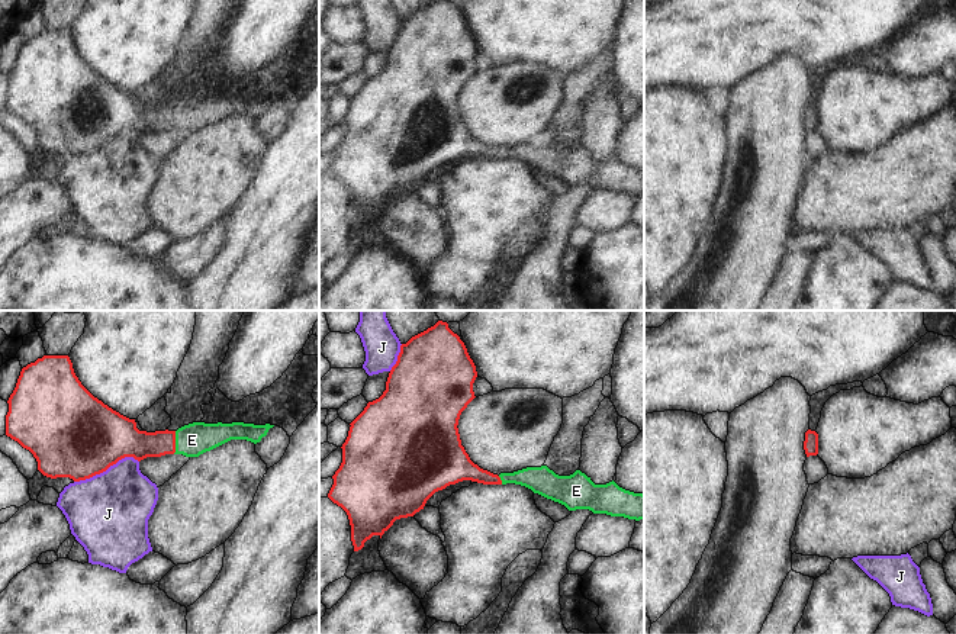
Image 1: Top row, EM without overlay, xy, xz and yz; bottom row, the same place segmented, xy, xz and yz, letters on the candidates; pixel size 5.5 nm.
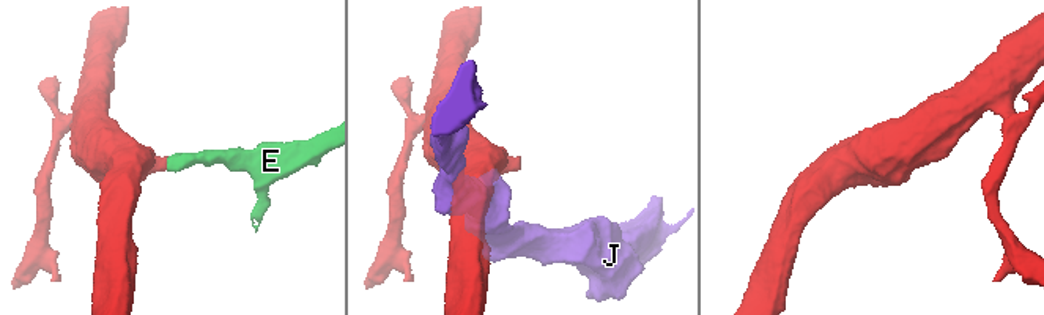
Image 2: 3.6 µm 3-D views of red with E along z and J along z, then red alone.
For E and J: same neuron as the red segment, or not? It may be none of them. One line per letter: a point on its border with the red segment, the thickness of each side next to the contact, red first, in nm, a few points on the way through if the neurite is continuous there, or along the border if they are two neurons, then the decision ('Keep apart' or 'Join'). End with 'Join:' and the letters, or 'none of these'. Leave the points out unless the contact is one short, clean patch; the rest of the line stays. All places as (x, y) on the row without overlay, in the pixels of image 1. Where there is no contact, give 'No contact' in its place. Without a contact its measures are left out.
E: Touches red at xy (174, 118). Thickness 170 nm (red) against 180 nm. Path across: xy (129, 116), (174, 118), (192, 115). Join
J: Touches red at xy (106, 144). Thickness 480 nm (red) against 440 nm. Keep apart
Join: E.

